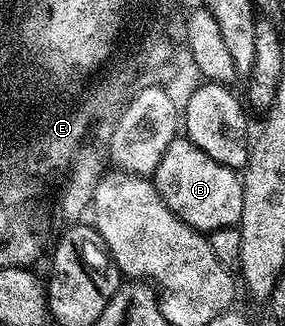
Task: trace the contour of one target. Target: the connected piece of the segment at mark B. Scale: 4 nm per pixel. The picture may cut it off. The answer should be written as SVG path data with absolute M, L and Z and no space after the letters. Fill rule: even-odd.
M177 137L162 153L154 176L156 192L160 200L176 216L194 230L207 233L219 227L235 227L242 217L242 193L244 184L233 168L214 161L198 145L186 137Z

